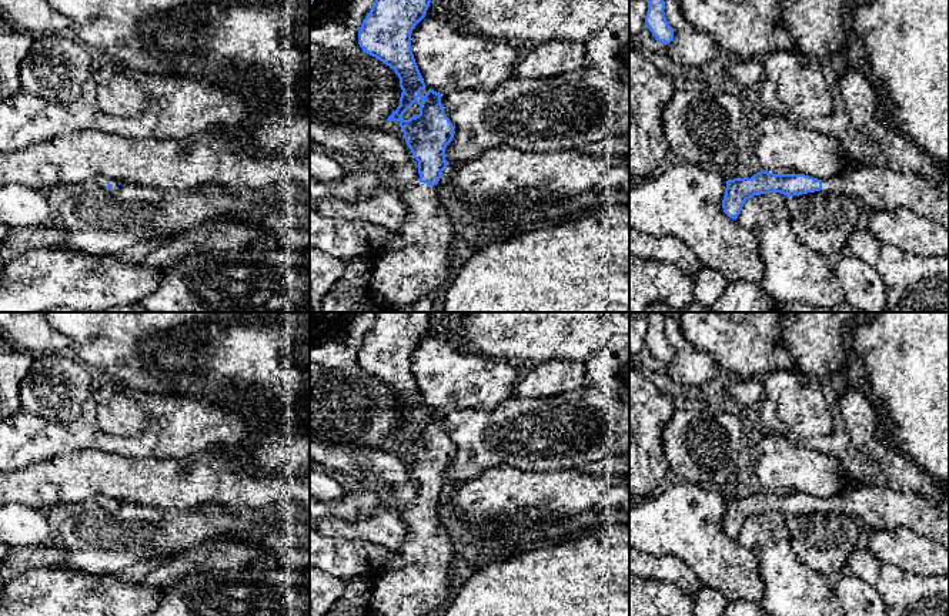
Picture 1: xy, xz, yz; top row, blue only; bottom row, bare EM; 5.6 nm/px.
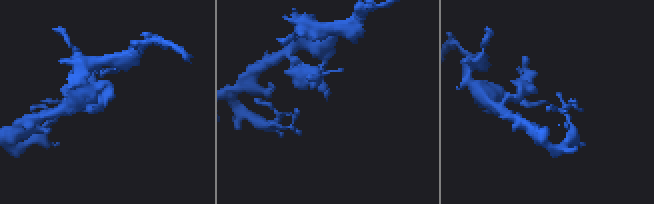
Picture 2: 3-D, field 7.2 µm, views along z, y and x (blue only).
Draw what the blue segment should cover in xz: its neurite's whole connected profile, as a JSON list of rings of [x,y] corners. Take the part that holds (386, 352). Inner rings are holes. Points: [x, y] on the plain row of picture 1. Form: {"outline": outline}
{"outline": [[[377,312],[374,325],[358,349],[360,366],[390,385],[400,398],[402,409],[400,425],[387,439],[400,442],[405,462],[418,481],[420,493],[420,500],[401,512],[408,530],[400,563],[372,582],[370,612],[377,616],[435,616],[451,592],[448,568],[452,559],[452,542],[437,503],[448,485],[445,468],[454,458],[454,445],[442,428],[440,412],[428,409],[424,416],[420,415],[427,405],[411,371],[411,352],[425,337],[430,322],[430,312]],[[414,422],[420,425],[420,433],[404,439],[404,432]]]}

